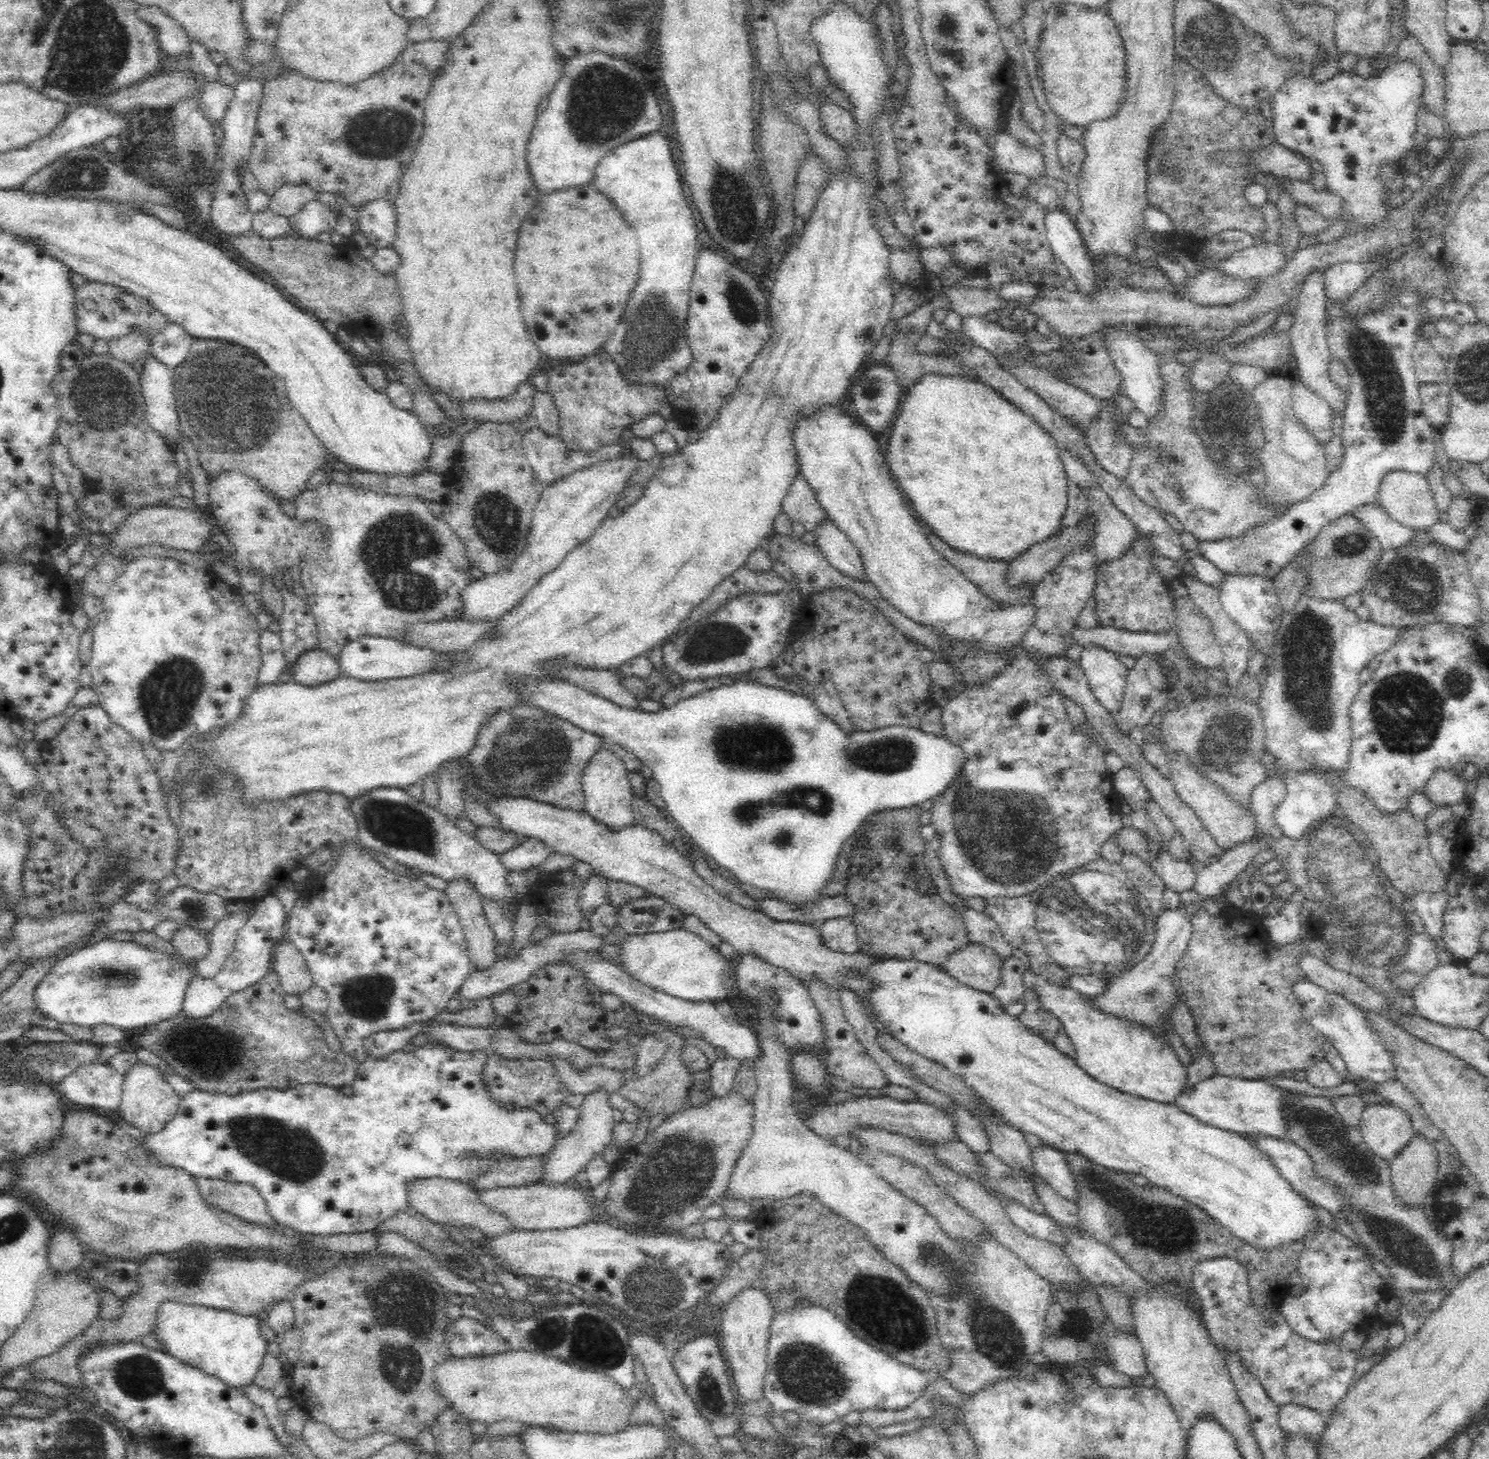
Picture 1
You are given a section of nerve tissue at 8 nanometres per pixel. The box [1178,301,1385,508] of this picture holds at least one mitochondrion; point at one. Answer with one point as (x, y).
(1235, 410)

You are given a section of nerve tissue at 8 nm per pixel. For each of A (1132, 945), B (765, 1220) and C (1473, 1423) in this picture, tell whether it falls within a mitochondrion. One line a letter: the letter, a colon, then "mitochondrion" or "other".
A: mitochondrion
B: other
C: other

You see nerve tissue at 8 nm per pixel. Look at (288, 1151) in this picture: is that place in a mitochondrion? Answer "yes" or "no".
yes

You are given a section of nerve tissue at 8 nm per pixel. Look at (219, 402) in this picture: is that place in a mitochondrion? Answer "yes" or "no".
yes

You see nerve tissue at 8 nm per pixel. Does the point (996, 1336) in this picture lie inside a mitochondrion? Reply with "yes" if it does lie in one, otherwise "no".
yes

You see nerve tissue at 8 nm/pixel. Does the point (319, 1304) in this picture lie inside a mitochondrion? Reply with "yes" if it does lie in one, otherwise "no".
no

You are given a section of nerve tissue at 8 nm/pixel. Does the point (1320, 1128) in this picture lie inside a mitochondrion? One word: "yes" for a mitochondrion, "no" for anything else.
yes

